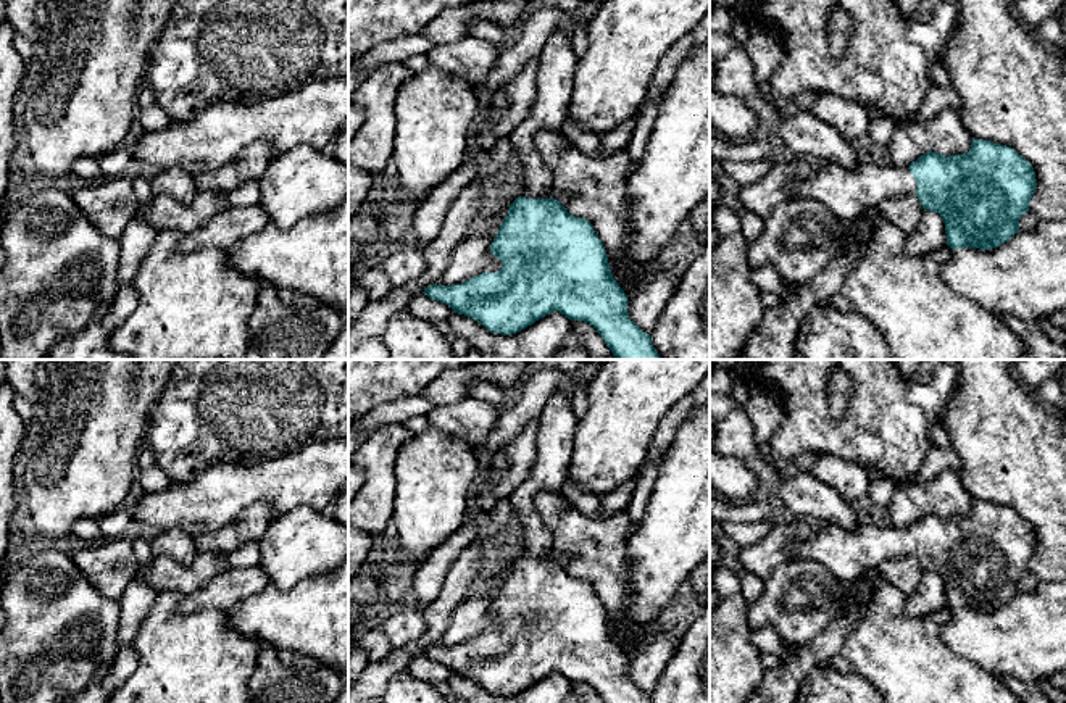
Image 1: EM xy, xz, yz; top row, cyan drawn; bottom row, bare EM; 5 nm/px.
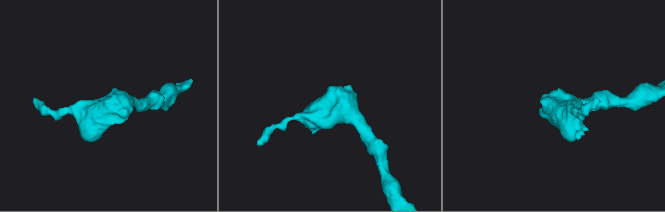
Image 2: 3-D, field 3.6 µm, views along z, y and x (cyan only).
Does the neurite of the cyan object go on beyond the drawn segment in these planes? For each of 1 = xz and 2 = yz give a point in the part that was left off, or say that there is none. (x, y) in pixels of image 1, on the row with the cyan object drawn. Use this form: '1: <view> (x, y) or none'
1: xz (557, 62)
2: yz (847, 192)

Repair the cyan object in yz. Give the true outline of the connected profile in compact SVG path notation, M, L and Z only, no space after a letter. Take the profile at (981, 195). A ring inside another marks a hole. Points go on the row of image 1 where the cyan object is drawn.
M974 139L963 155L945 156L927 152L908 168L895 164L863 164L843 169L829 161L818 161L811 176L793 182L795 198L824 203L843 223L855 221L866 210L877 210L884 200L916 195L924 210L935 211L945 223L947 245L956 248L997 248L1019 232L1019 219L1029 211L1037 179L1032 164L1014 148Z

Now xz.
M553 31L539 55L535 74L537 94L526 118L511 131L508 142L523 163L521 195L510 205L508 214L490 245L502 260L497 272L482 272L456 285L429 285L424 295L448 305L453 313L481 322L493 334L516 334L552 311L571 321L584 321L597 329L616 360L661 360L643 332L627 314L627 295L613 279L606 250L592 224L573 216L550 195L553 174L540 156L535 135L542 131L563 134L563 121L573 97L579 56L571 39Z

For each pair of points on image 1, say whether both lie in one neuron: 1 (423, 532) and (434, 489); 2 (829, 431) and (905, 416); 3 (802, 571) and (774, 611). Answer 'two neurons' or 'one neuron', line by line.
1: one neuron
2: one neuron
3: one neuron

